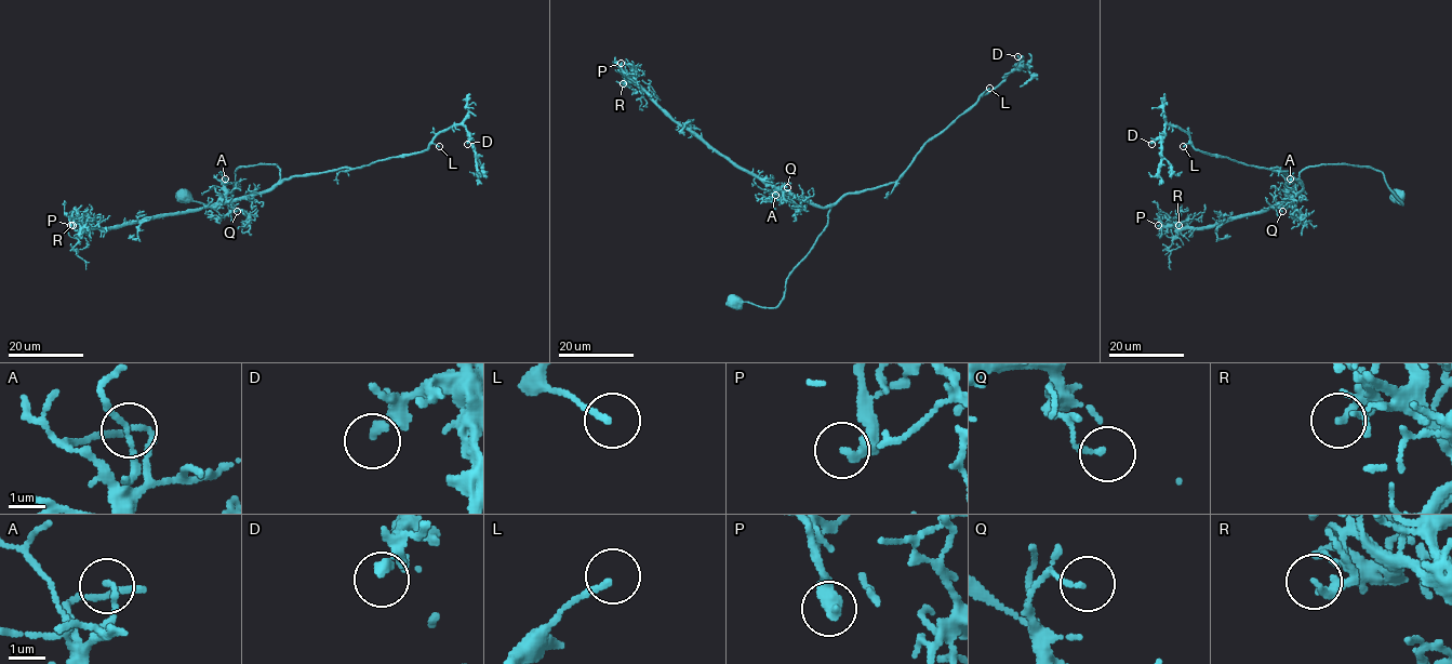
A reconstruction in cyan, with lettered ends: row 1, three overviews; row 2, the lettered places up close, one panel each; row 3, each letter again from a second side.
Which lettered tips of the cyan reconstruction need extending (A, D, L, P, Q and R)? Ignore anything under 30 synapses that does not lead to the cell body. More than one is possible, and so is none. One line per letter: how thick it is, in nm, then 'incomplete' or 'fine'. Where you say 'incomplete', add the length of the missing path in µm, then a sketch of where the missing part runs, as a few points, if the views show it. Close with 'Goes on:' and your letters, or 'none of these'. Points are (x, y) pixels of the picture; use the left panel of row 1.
A: calibre 130 nm; fine
D: calibre 200 nm; fine
L: calibre 160 nm; fine
P: calibre 360 nm; fine
Q: calibre 130 nm; fine
R: calibre 100 nm; fine
Goes on: none of these

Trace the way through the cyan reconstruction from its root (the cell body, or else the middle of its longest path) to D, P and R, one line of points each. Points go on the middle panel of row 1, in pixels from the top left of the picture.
D: (734, 302), (776, 307), (789, 274), (826, 226), (830, 204), (895, 182), (928, 142), (1017, 68), (1017, 56)
P: (734, 302), (781, 303), (830, 204), (796, 199), (734, 166), (680, 127), (621, 63)
R: (734, 302), (781, 303), (830, 204), (766, 185), (680, 127), (635, 83), (623, 83)

